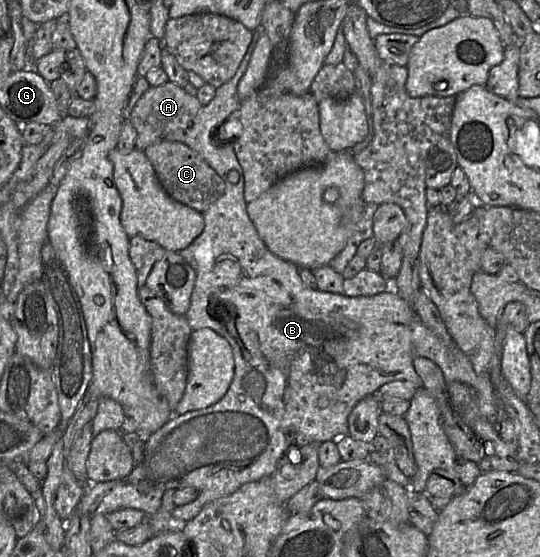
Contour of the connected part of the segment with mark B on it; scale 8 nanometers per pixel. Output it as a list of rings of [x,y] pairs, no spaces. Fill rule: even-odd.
[[[261,25],[259,28],[253,31],[251,43],[242,61],[240,62],[236,73],[230,80],[216,88],[216,93],[213,99],[208,104],[201,107],[194,119],[189,122],[188,127],[177,129],[165,136],[165,140],[181,142],[199,154],[207,162],[207,164],[224,180],[225,183],[223,194],[205,211],[202,212],[205,224],[202,233],[189,246],[179,251],[179,254],[190,264],[196,273],[195,285],[190,298],[190,306],[185,314],[188,325],[192,331],[202,328],[209,328],[228,341],[234,358],[234,375],[232,381],[226,394],[215,404],[203,409],[190,411],[182,415],[172,415],[172,417],[160,429],[148,435],[144,441],[143,458],[139,464],[134,466],[132,472],[128,476],[107,482],[90,482],[87,487],[85,487],[84,494],[75,507],[75,511],[80,511],[84,514],[87,514],[89,518],[92,518],[97,514],[106,515],[110,512],[120,509],[137,509],[143,511],[146,516],[150,516],[155,514],[159,509],[163,494],[166,490],[178,490],[185,487],[194,487],[198,491],[197,498],[194,501],[182,506],[175,506],[174,510],[172,511],[172,517],[175,522],[177,524],[184,525],[196,517],[206,504],[234,493],[246,483],[258,481],[264,477],[270,477],[272,473],[278,468],[279,460],[284,455],[288,455],[288,451],[290,449],[299,449],[302,446],[310,443],[321,444],[326,441],[334,441],[335,439],[338,439],[342,436],[346,436],[348,433],[348,416],[354,406],[363,398],[375,394],[382,385],[394,381],[407,381],[414,384],[417,389],[420,389],[422,387],[422,380],[421,377],[416,373],[413,365],[413,360],[417,356],[427,358],[434,362],[441,369],[446,384],[450,384],[452,382],[461,382],[473,389],[474,399],[466,407],[465,410],[459,411],[460,418],[466,425],[468,425],[470,429],[473,421],[480,417],[485,418],[492,424],[499,426],[499,403],[497,402],[497,396],[495,394],[489,374],[478,375],[475,372],[472,362],[468,356],[458,347],[455,342],[441,343],[438,337],[420,320],[411,304],[404,300],[397,292],[390,288],[382,293],[372,296],[349,297],[345,296],[344,294],[335,294],[331,292],[323,292],[318,289],[308,288],[303,284],[299,276],[299,267],[289,261],[275,256],[267,249],[264,242],[259,237],[257,230],[250,220],[246,210],[247,203],[245,202],[243,196],[244,174],[231,144],[233,141],[232,130],[227,129],[227,126],[228,124],[233,123],[235,117],[237,117],[236,115],[238,114],[238,109],[240,106],[240,100],[237,92],[238,82],[247,69],[250,57],[261,34],[261,31]],[[231,170],[235,170],[239,174],[239,180],[237,183],[231,183],[227,180],[227,174]],[[213,302],[224,306],[226,316],[220,316],[219,318],[212,317],[209,307]]]

